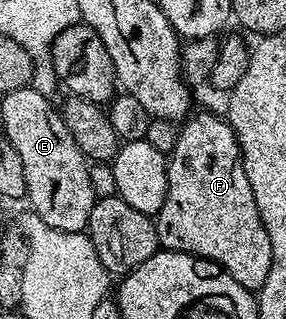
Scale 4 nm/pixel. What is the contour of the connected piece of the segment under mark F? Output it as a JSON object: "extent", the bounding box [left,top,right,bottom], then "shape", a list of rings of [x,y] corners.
{"extent":[155,111,269,292],"shape":[[[207,111],[200,115],[195,113],[179,127],[179,140],[169,156],[167,176],[169,185],[165,205],[161,205],[155,219],[160,248],[213,261],[248,291],[258,292],[259,287],[265,285],[265,277],[269,277],[269,233],[265,233],[261,213],[257,213],[257,197],[253,197],[253,189],[249,189],[249,177],[245,177],[243,154],[235,131],[222,114],[210,115]]]}

